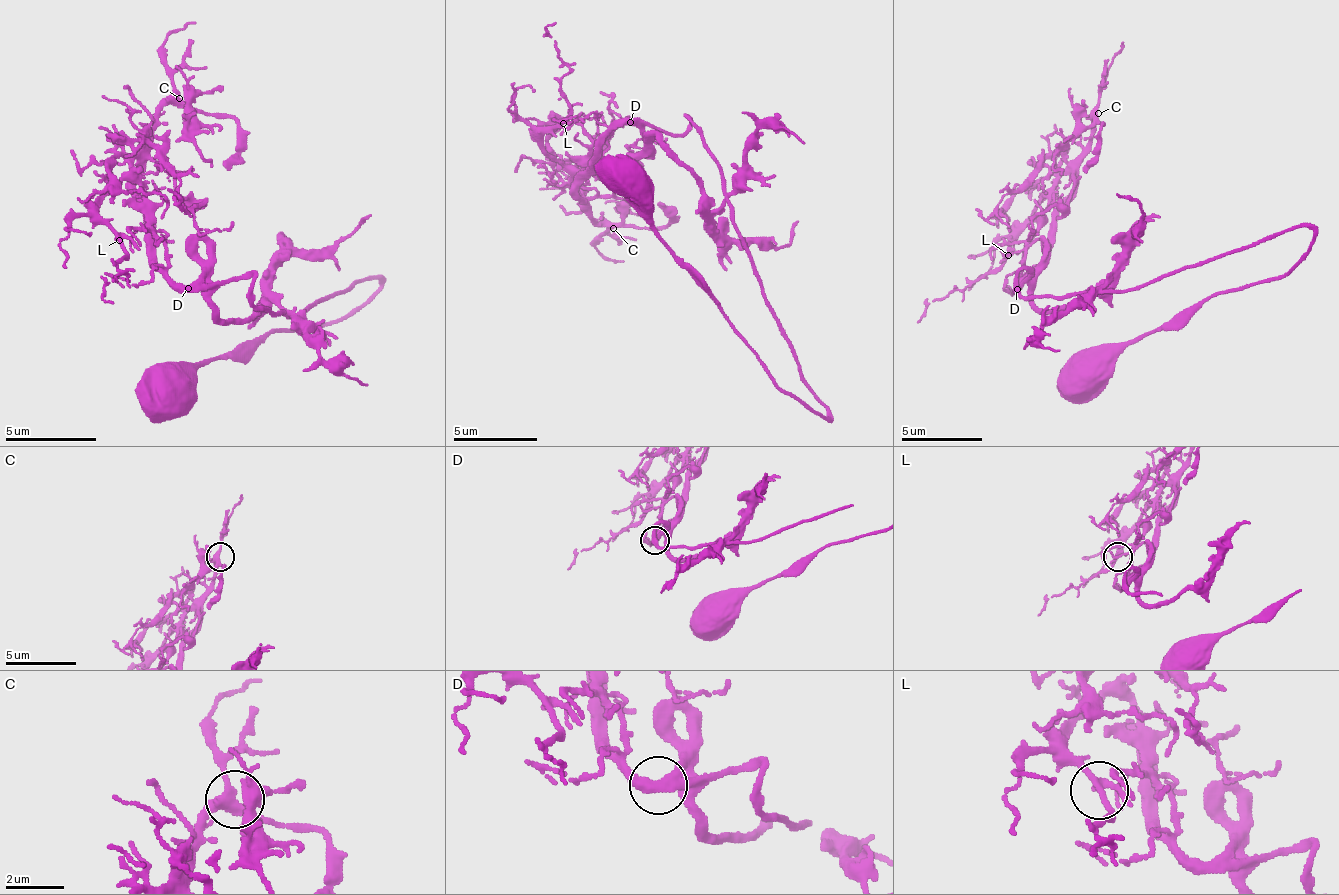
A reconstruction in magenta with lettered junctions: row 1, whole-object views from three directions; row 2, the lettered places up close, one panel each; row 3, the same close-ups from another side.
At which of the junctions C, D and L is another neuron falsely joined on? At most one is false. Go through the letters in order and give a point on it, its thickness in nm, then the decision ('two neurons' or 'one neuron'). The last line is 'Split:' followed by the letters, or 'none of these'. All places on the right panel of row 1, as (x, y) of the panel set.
C: at (1098, 113); 320 nm thick; one neuron
D: at (1017, 289); 320 nm thick; one neuron
L: at (1008, 255); 190 nm thick; one neuron
Split: none of these

